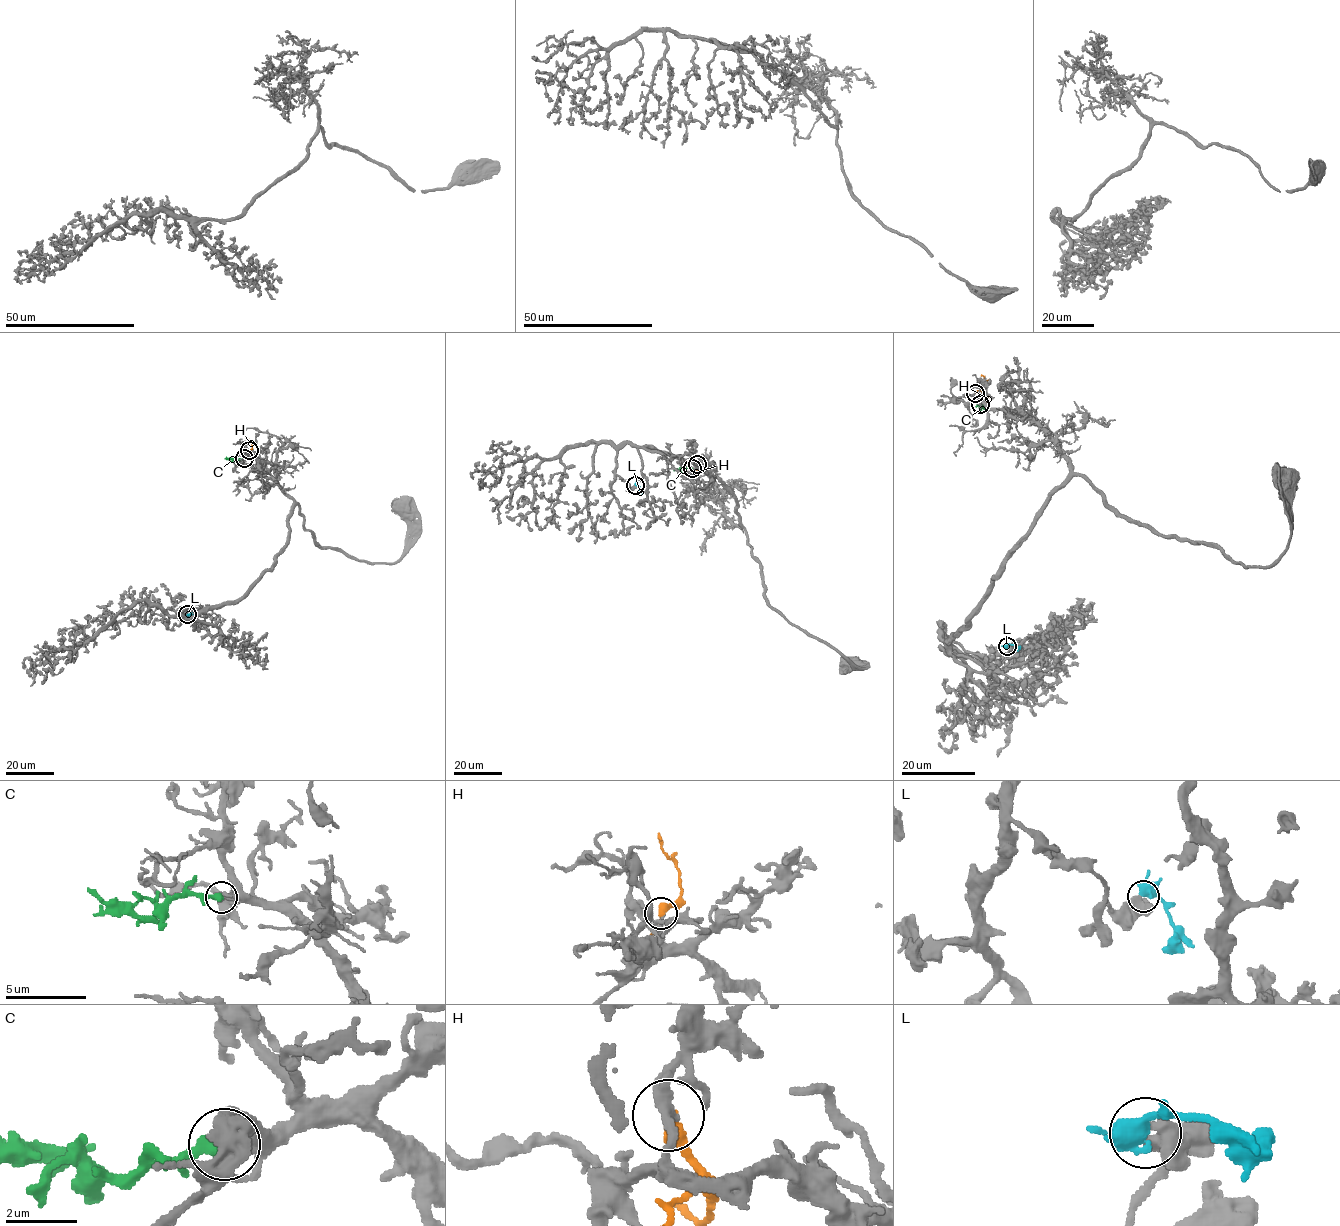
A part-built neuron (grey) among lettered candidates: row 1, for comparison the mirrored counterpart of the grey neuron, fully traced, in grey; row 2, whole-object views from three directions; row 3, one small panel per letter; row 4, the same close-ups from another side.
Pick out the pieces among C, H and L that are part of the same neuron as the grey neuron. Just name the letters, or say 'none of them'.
C

